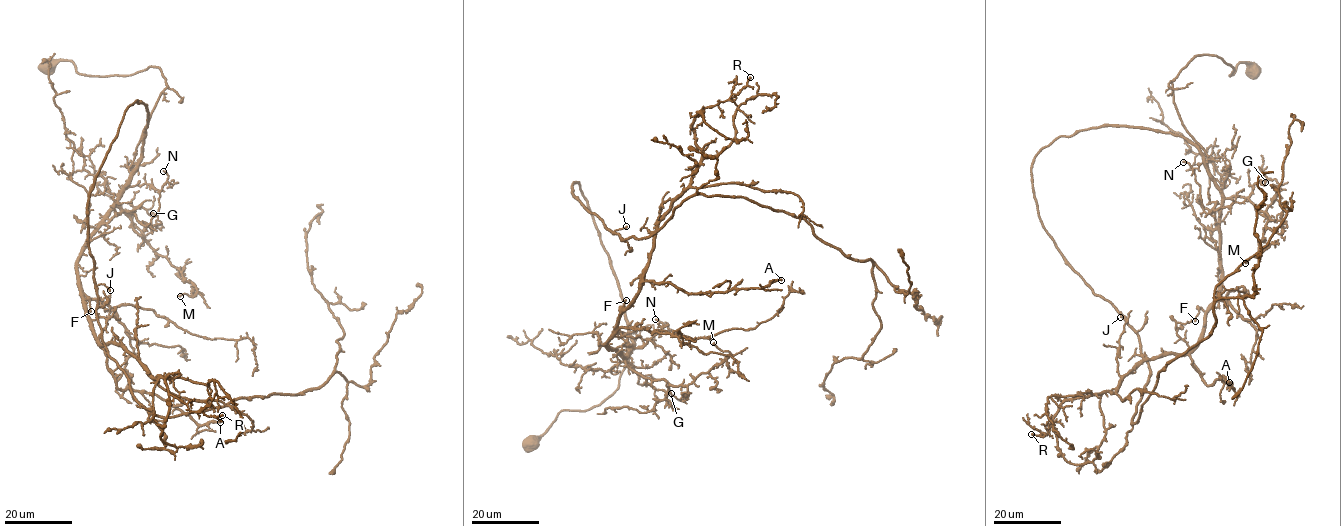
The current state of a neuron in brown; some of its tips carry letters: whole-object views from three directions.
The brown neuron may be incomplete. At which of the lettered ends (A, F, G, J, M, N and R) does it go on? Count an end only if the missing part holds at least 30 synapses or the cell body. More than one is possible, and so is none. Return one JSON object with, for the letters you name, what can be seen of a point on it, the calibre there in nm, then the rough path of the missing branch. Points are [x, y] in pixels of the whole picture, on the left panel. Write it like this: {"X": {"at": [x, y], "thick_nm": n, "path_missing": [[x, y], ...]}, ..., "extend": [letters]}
{"A": {"at": [220, 422], "thick_nm": 280, "path_missing": [[220, 422], [227, 418], [236, 419], [273, 434], [280, 443], [278, 454], [284, 471], [281, 471]]}, "extend": ["A"]}

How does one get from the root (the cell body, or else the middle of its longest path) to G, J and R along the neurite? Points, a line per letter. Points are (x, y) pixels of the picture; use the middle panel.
G: (531, 444), (561, 411), (588, 410), (615, 391), (636, 338), (630, 331), (625, 363), (647, 383), (671, 393)
J: (531, 444), (561, 411), (615, 391), (637, 336), (628, 352), (619, 283), (573, 183), (607, 229), (626, 226)
R: (531, 444), (617, 388), (637, 336), (624, 357), (605, 344), (701, 159), (695, 116), (750, 77)

